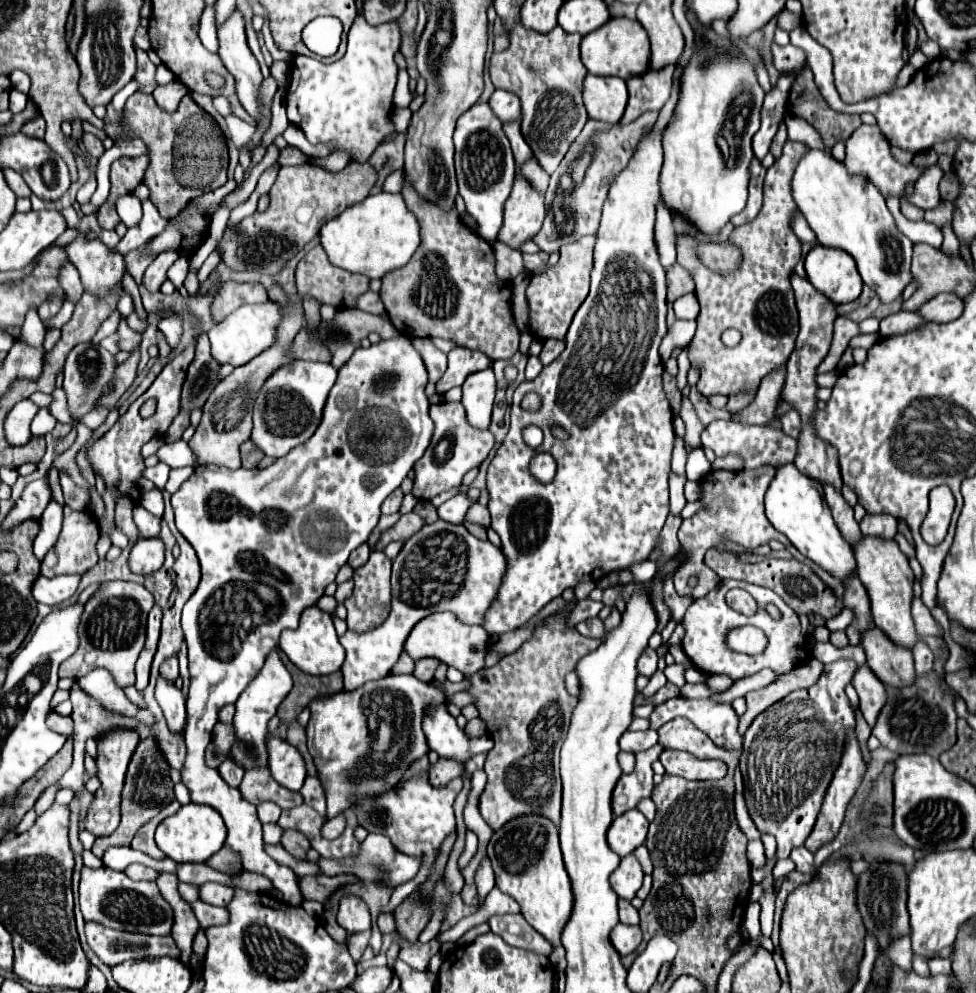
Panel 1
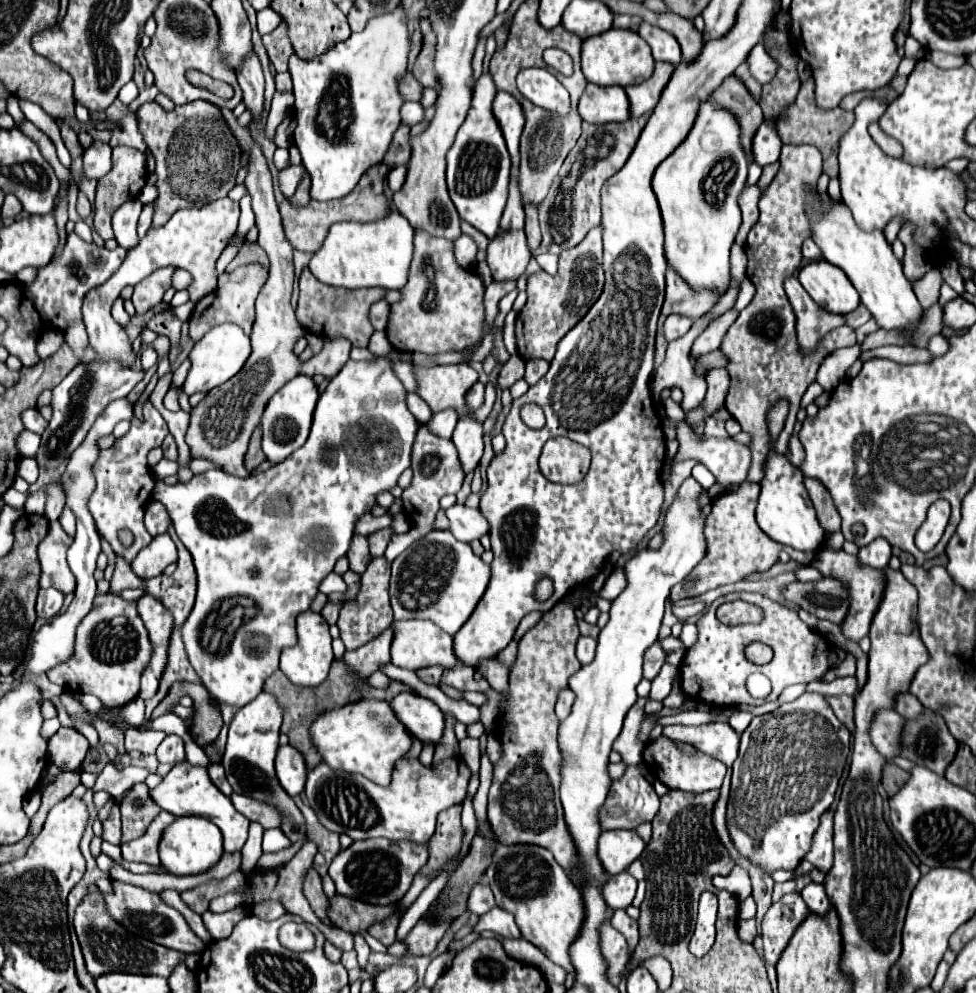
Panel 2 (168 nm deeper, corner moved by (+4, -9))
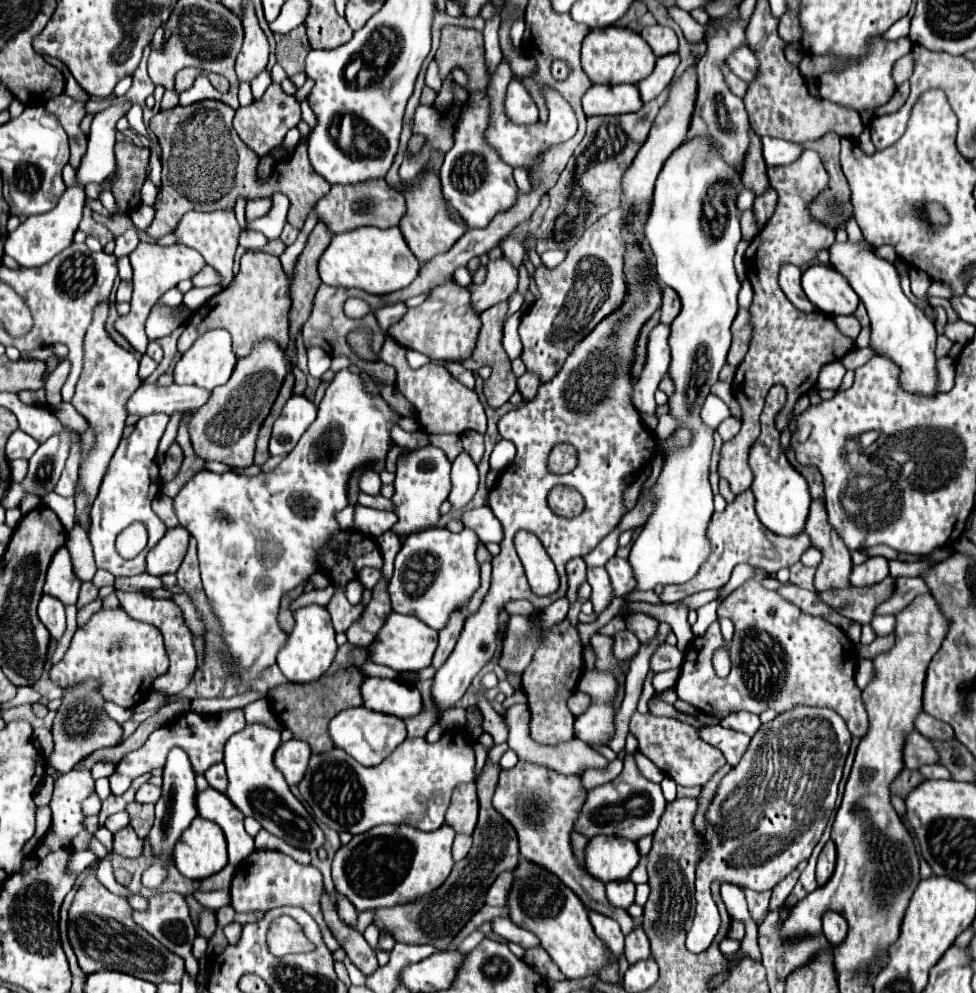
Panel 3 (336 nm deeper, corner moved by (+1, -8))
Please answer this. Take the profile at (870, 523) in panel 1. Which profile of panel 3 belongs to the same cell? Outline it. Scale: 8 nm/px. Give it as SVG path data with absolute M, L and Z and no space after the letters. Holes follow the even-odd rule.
M873 556L861 566L853 566L851 572L851 584L859 588L867 588L873 584L879 584L883 578L889 576L889 566L883 556Z

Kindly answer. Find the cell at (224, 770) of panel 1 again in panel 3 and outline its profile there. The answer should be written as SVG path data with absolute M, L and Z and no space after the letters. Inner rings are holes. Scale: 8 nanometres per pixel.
M223 762L213 764L213 766L205 772L205 778L207 778L209 786L215 788L217 792L225 792L225 790L227 790L227 774L225 774L225 764L223 764Z

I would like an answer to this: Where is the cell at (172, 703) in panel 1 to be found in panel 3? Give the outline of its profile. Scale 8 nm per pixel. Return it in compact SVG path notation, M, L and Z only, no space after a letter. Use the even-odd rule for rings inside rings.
M173 748L169 752L169 758L167 758L167 764L163 770L161 798L155 804L155 824L147 836L147 840L151 844L151 852L153 852L153 864L141 876L141 882L145 888L157 890L165 882L167 866L169 866L169 862L173 862L175 842L181 838L183 830L193 822L193 818L197 818L195 794L197 794L197 788L195 788L195 774L191 770L191 762L181 748Z

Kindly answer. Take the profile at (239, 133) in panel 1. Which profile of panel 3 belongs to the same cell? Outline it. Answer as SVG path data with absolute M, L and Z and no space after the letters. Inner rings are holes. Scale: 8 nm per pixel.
M263 70L261 74L257 74L253 80L251 80L251 88L253 88L253 98L259 100L263 96L263 92L267 90L267 86L271 84L271 76L267 70Z

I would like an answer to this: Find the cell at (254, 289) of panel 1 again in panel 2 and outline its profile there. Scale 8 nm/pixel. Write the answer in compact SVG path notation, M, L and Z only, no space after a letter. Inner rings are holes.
M248 265L248 267L236 267L232 273L224 273L218 277L218 289L200 299L190 315L190 337L194 341L202 339L212 327L220 323L236 323L246 333L250 333L254 323L254 301L262 289L262 285L268 279L268 271L260 265Z

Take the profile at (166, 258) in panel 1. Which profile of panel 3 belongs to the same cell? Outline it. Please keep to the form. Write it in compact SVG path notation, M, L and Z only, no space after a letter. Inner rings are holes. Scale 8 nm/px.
M139 244L131 258L131 266L133 266L133 298L131 298L131 310L127 316L119 316L115 320L115 330L133 346L133 350L137 350L139 354L145 354L147 350L147 336L145 336L145 320L149 316L149 310L153 308L153 304L169 290L175 288L181 280L193 278L203 266L203 256L197 250L191 250L189 246L157 246L157 244Z

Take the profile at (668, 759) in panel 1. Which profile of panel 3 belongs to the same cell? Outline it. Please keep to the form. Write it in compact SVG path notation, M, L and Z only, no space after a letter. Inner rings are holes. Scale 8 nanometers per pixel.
M635 712L631 716L629 730L639 740L639 752L645 754L655 766L659 766L665 776L673 778L681 786L703 786L725 764L721 750L703 742L693 726L675 718L657 718L653 714Z

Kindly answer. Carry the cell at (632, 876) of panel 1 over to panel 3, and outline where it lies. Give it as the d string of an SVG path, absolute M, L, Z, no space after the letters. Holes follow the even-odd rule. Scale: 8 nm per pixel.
M617 880L617 882L609 882L605 886L607 890L607 900L611 902L611 906L617 908L629 908L633 904L635 898L635 884L631 880Z

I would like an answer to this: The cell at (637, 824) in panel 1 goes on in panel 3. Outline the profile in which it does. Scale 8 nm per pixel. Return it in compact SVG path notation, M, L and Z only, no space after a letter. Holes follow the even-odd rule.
M593 836L585 846L585 870L601 880L623 880L639 862L639 850L635 842L619 836Z

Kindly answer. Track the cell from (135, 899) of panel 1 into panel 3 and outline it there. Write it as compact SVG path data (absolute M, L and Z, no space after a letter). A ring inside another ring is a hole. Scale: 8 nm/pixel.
M175 892L153 894L149 898L147 912L133 912L133 918L151 936L155 936L167 950L175 952L177 956L181 956L185 960L185 969L189 976L197 976L197 972L200 972L199 962L191 954L191 946L193 946L193 940L195 940L195 926L193 926L193 920L189 916L189 906L187 906L187 902L181 894L175 894Z

